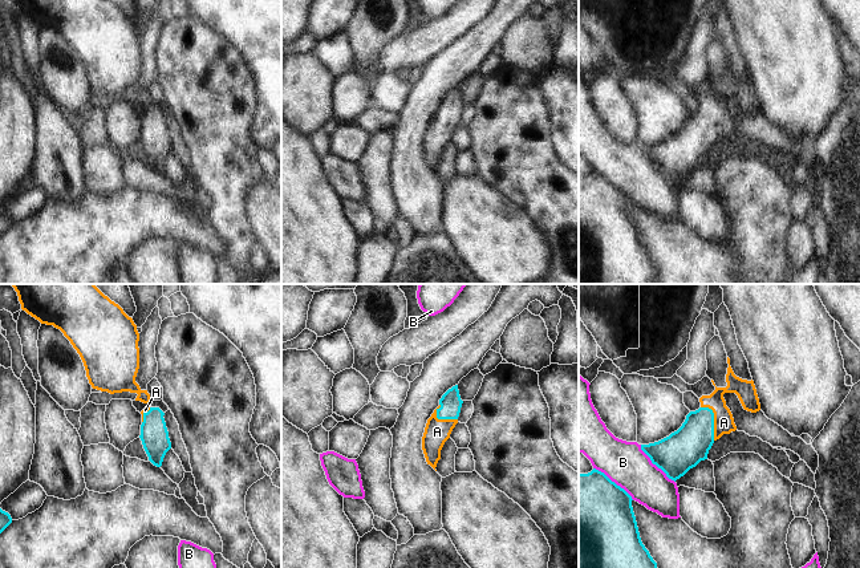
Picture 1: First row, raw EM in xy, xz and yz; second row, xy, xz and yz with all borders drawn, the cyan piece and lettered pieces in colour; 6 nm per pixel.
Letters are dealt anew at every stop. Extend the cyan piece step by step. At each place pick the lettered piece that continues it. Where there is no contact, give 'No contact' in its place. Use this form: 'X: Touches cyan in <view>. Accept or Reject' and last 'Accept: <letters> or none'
A: Touches cyan in yz. Accept
B: Touches cyan in yz. Reject
Accept: A.

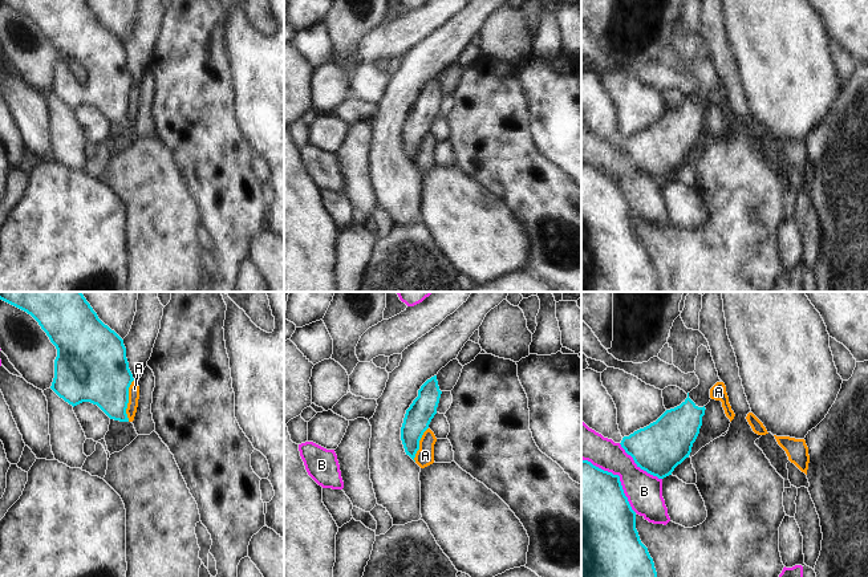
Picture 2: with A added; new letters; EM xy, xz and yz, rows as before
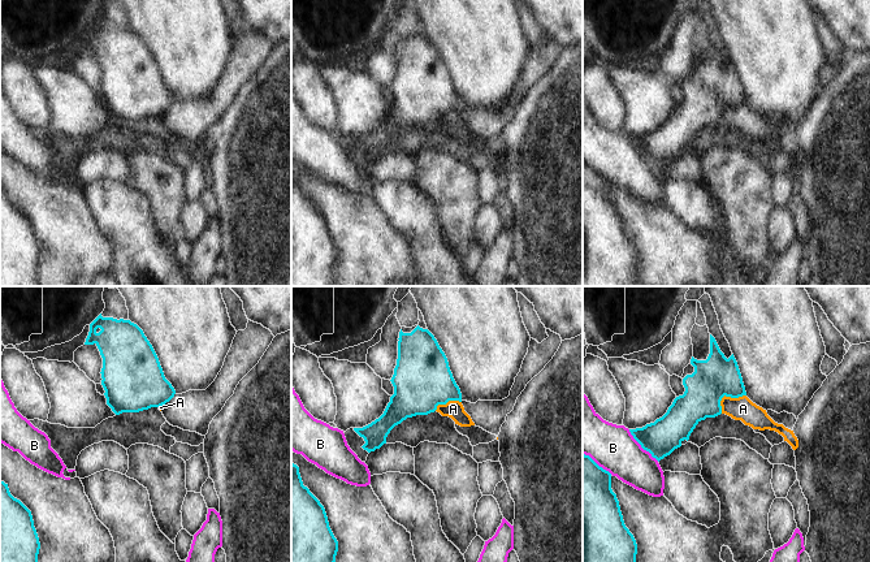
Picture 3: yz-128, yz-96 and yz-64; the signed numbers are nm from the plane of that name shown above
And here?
A: Touches cyan in xy. Reject
B: Touches cyan in yz. Reject
Accept: none.

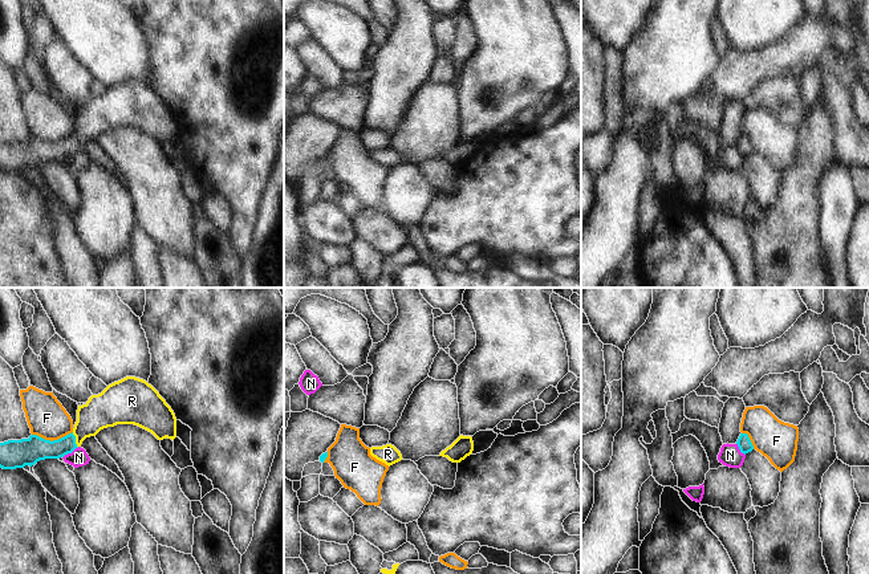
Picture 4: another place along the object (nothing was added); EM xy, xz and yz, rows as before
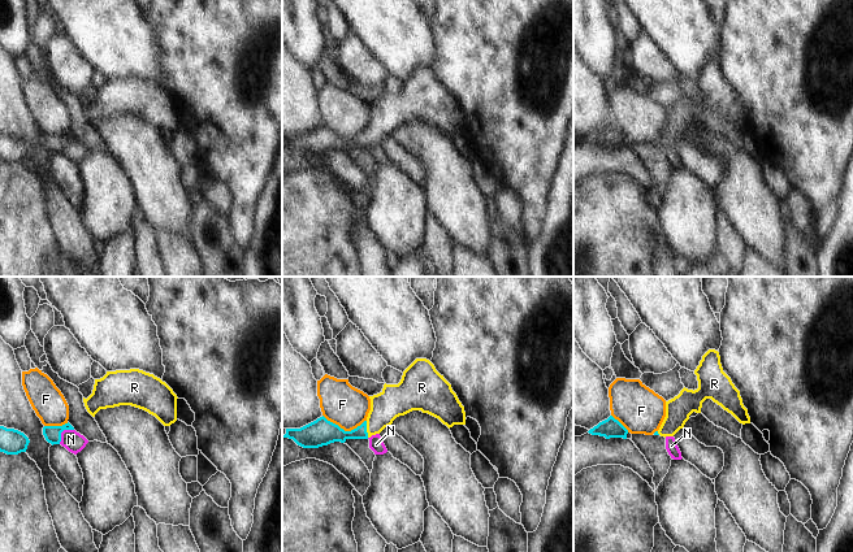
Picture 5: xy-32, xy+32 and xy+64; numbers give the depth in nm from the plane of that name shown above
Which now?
F: Touches cyan in xy. Reject
N: Touches cyan in xy. Reject
R: Touches cyan in xy. Accept
Accept: R.

